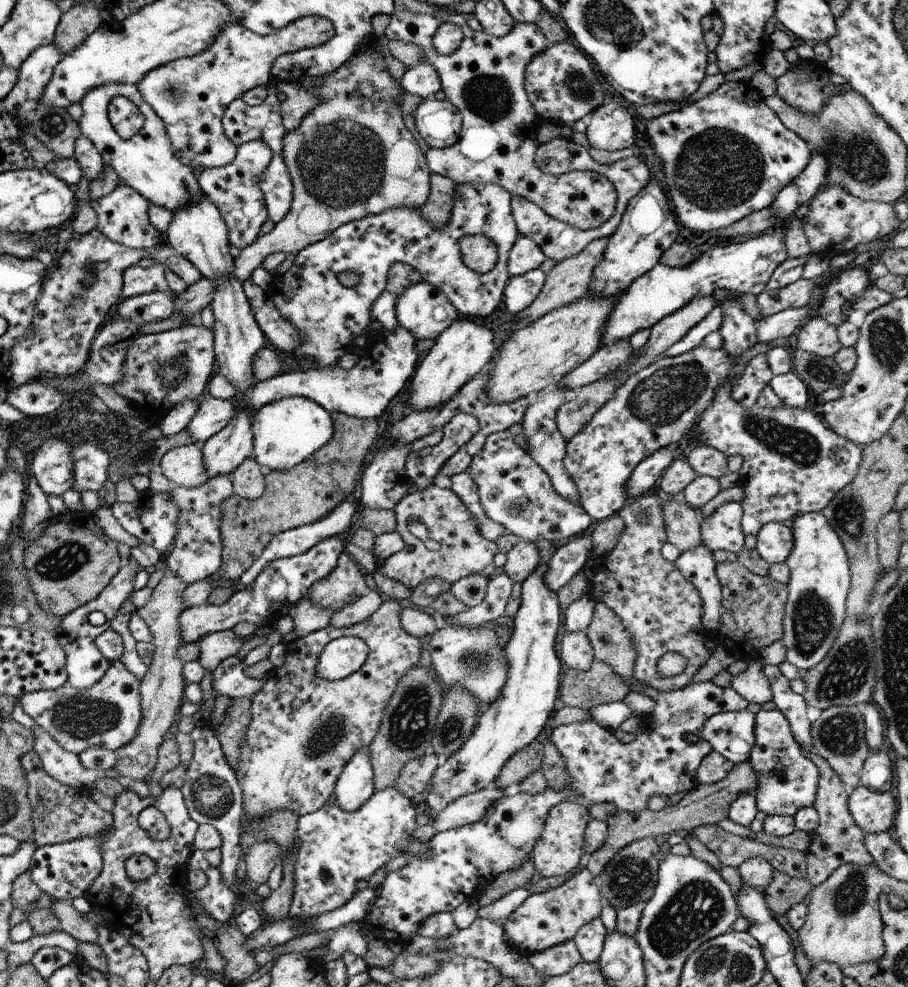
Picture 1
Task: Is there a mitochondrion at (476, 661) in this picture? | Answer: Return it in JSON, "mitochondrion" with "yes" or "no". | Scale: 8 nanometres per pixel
{"mitochondrion":"yes"}

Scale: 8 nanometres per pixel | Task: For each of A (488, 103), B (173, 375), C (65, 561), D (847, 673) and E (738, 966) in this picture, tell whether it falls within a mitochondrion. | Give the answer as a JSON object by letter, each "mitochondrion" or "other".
{"A":"mitochondrion","B":"mitochondrion","C":"mitochondrion","D":"mitochondrion","E":"mitochondrion"}

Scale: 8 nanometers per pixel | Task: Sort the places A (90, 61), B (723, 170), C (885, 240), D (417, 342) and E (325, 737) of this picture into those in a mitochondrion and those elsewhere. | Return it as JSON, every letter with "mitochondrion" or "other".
{"A":"other","B":"mitochondrion","C":"other","D":"other","E":"mitochondrion"}

